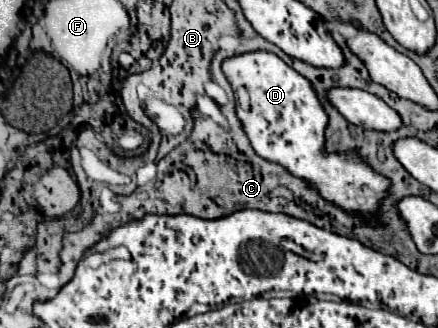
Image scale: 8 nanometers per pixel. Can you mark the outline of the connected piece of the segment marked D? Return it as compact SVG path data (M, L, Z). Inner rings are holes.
M249 51L227 57L221 69L235 93L235 111L241 127L259 157L281 163L295 177L307 179L325 199L343 209L365 213L377 209L377 203L387 195L389 181L363 163L357 153L321 153L325 145L323 131L327 127L327 113L305 77L269 51Z

